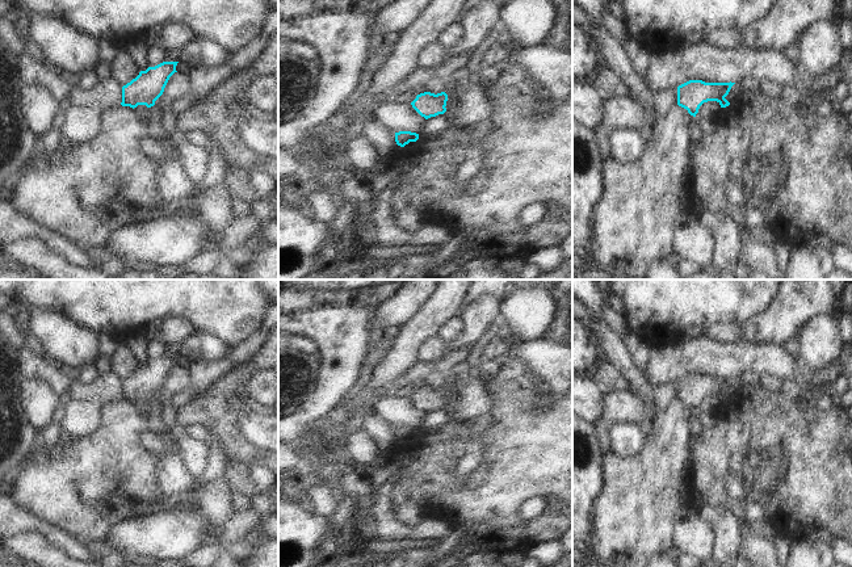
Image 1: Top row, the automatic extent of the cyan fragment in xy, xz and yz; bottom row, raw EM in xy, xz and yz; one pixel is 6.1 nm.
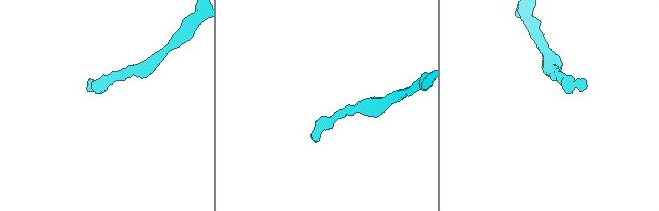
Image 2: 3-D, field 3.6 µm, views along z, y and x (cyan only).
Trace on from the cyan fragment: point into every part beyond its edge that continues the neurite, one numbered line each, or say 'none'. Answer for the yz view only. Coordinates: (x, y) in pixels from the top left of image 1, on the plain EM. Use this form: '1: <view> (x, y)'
none

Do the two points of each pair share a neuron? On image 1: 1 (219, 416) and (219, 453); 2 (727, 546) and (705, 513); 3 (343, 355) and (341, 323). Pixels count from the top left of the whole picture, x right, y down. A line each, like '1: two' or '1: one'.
1: two
2: one
3: one

